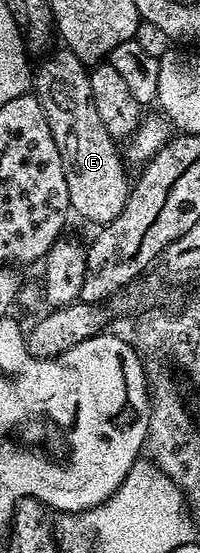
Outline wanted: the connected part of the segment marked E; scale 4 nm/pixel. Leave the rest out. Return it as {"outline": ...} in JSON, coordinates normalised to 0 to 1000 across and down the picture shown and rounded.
{"outline":[[[300,85],[300,90],[185,132],[175,127],[170,172],[230,201],[240,228],[290,266],[290,280],[310,280],[355,383],[465,400],[465,409],[495,410],[550,405],[570,396],[590,396],[590,389],[610,389],[610,374],[630,374],[630,360],[650,347],[650,320],[640,327],[645,307],[630,304],[605,264],[600,269],[580,264],[595,262],[585,250],[550,246],[530,230],[510,230],[510,215],[490,215],[490,201],[470,201],[470,186],[450,172],[445,130],[445,119],[405,110],[390,99],[355,96],[335,85]]]}

